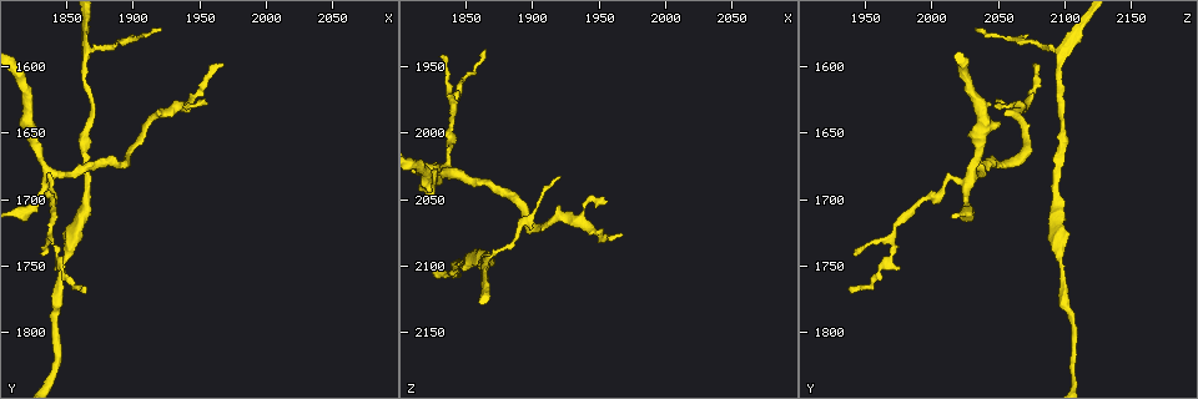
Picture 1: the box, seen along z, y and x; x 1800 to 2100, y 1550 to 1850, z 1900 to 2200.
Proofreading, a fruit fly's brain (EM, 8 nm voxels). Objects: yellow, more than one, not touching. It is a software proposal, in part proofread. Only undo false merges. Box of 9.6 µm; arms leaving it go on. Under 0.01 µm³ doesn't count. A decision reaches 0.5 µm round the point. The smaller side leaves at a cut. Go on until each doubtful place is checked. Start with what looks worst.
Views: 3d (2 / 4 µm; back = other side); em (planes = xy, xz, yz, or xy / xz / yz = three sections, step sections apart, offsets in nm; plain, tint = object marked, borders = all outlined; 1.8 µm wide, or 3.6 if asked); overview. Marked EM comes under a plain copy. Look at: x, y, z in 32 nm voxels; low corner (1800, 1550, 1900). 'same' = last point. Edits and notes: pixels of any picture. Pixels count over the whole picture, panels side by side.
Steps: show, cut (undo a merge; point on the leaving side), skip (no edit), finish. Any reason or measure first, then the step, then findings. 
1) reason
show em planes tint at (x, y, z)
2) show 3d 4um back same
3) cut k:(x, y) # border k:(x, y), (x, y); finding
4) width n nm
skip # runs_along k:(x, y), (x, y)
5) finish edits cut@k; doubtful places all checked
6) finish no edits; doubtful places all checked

looks like a crossing
show 3d 2um at (1838, 1680, 2028)

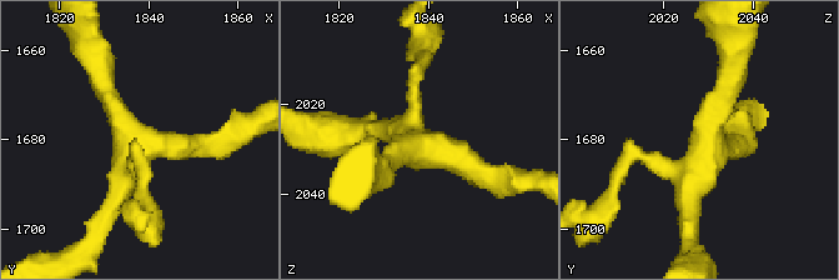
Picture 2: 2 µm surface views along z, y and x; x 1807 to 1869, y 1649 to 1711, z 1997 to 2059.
arms 4
show em planes borders at (1838, 1681, 2029)

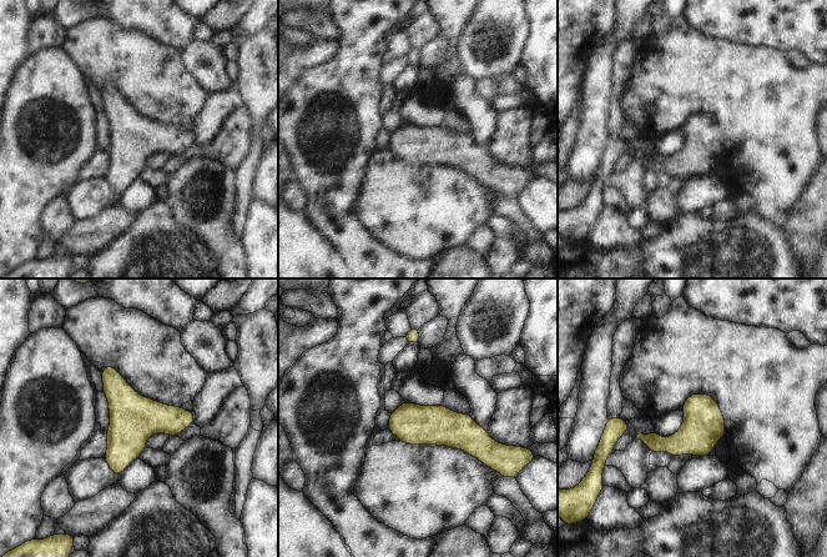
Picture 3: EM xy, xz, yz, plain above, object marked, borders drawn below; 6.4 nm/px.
width 260 nm
skip # continuous, no second neuron

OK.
abrupt turn
show em yz step 8 tint at (1864, 1592, 2098)

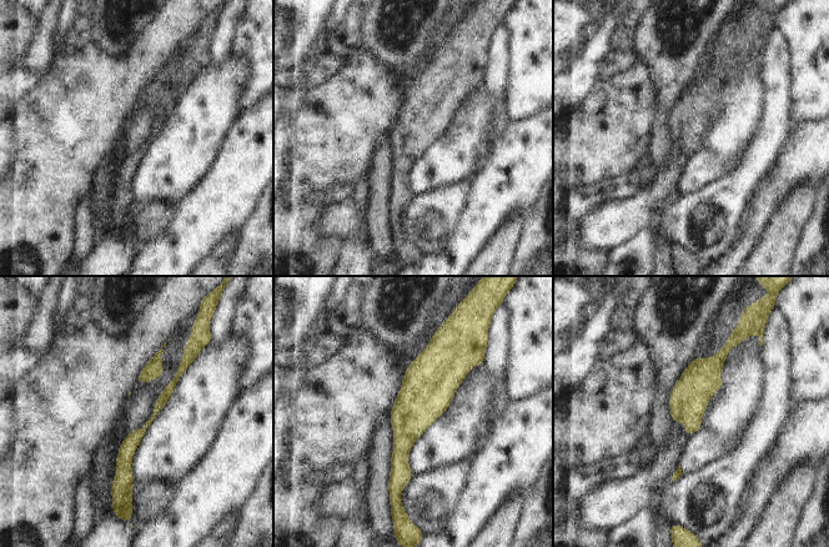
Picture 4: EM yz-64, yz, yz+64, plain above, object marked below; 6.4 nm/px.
show em xz step 4 tint same

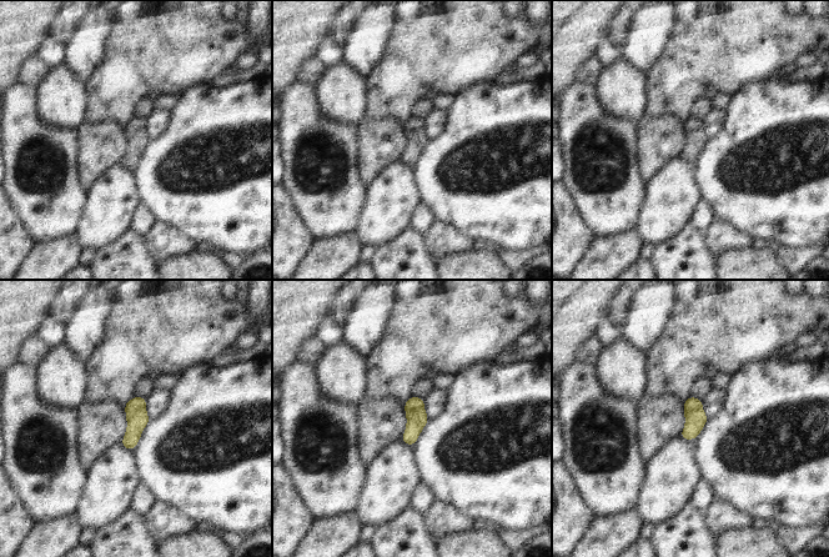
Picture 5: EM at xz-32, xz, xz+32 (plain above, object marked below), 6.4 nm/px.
width 130 nm
skip # all the same neuron

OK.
show em xy step 4 tint at (1840, 1730, 1968)

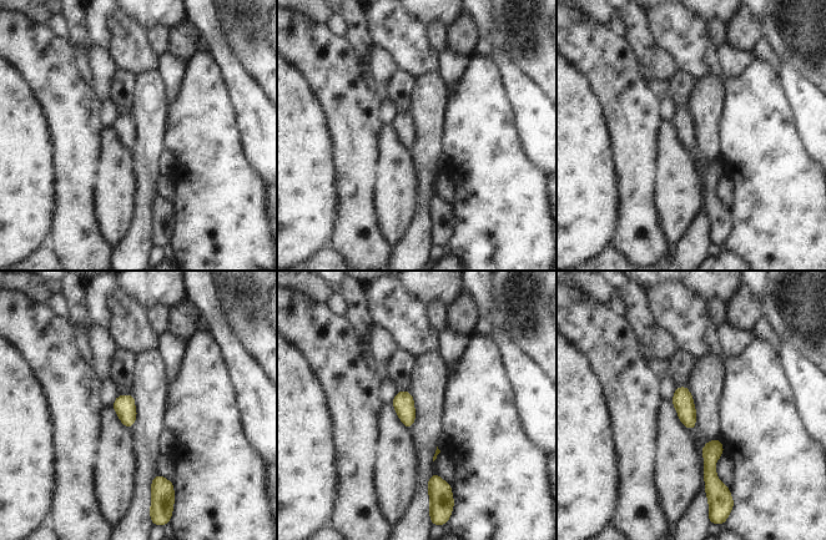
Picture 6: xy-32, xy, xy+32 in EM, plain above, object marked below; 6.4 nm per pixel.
another direction
show em xz step 8 tint same

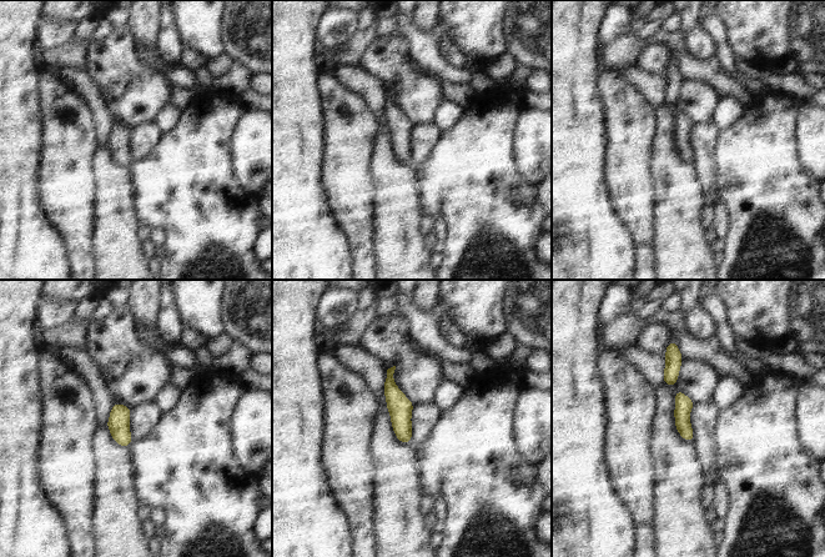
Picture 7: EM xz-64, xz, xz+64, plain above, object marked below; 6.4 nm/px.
skip # runs_along 7:(390, 372), (406, 440); all the same neuron

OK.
finish no edits; doubtful places all checked

